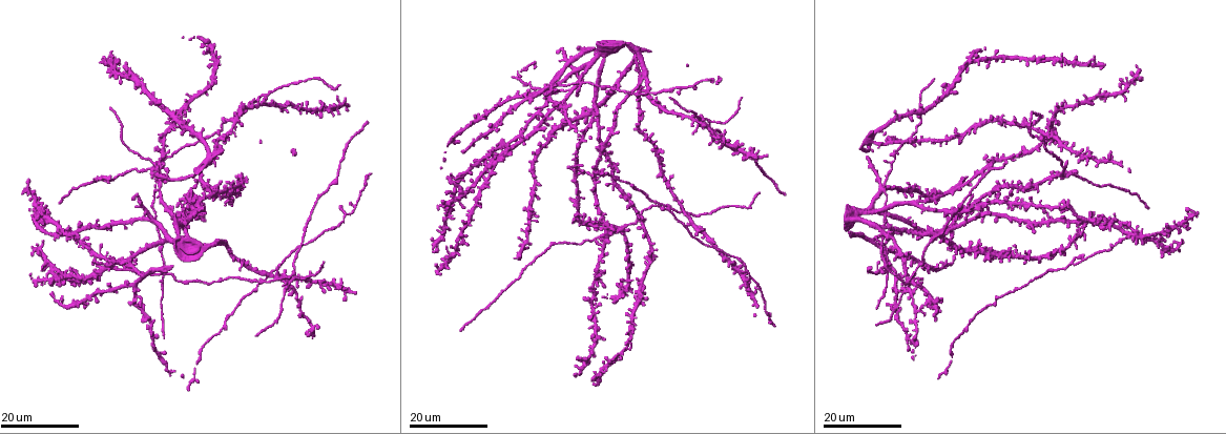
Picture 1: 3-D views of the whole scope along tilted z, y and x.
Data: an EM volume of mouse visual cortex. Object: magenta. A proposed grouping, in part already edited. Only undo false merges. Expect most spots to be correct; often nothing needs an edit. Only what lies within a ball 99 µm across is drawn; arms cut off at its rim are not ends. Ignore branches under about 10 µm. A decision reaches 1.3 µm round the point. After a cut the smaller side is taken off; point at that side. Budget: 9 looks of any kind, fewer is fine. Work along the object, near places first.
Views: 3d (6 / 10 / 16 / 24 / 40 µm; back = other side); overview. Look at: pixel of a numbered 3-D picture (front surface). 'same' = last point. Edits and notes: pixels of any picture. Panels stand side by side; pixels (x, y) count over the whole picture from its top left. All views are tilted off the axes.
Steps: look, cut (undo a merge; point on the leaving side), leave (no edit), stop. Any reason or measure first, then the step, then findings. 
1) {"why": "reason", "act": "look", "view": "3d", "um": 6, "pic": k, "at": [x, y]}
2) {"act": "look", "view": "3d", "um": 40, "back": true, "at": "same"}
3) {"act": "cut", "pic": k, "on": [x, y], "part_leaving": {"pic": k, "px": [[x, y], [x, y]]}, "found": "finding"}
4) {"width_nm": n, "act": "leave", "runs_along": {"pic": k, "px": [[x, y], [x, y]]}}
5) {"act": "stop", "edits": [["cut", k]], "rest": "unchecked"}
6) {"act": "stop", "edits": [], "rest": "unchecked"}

{"why": "four-way junction", "act": "look", "view": "3d", "um": 16, "pic": 1, "at": [166, 273]}

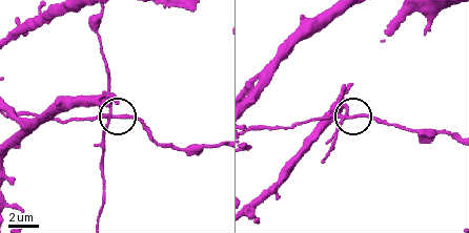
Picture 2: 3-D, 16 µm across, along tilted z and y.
{"why": "closer look", "act": "look", "view": "3d", "um": 6, "pic": 2, "at": [116, 116]}

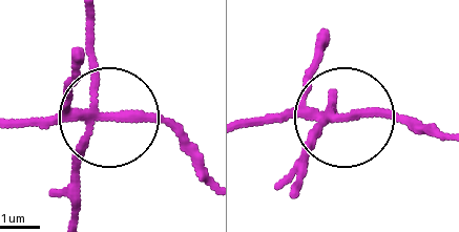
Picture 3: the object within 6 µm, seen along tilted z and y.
{"act": "look", "view": "3d", "um": 6, "back": true, "pic": 3, "at": [101, 117]}

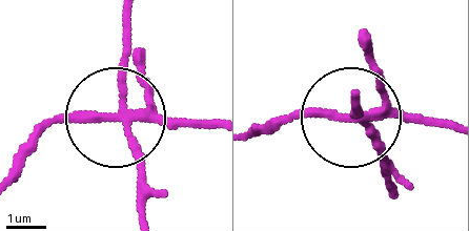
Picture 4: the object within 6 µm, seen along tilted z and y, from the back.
{"arms": 4, "act": "cut", "pic": 4, "on": [64, 121], "found": "two neurons meet here"}

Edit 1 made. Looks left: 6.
{"act": "look", "view": "overview"}

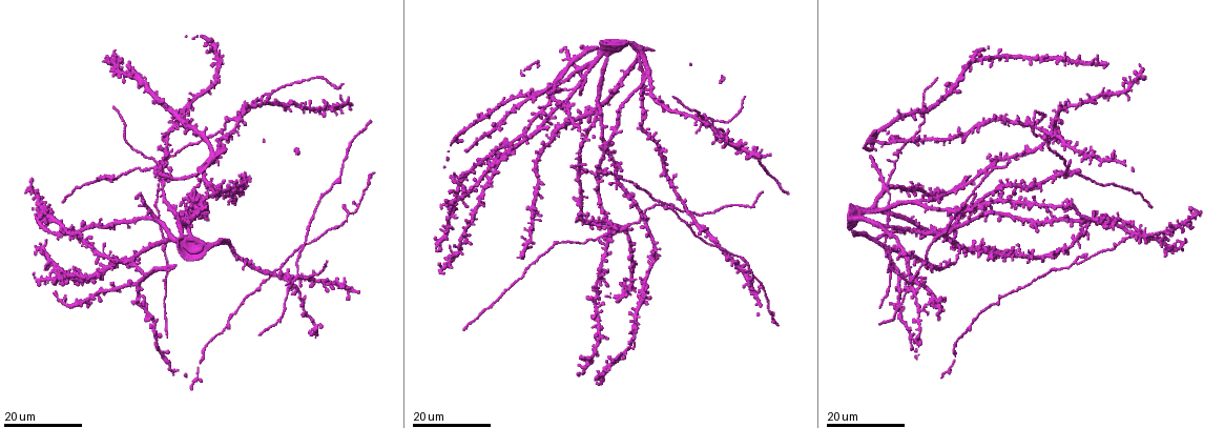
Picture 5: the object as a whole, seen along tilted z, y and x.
{"why": "four or more arms meet", "act": "look", "view": "3d", "um": 16, "pic": 5, "at": [136, 283]}

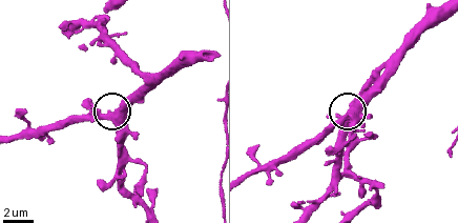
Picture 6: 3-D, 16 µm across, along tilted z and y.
{"act": "look", "view": "3d", "um": 6, "pic": 6, "at": [109, 117]}

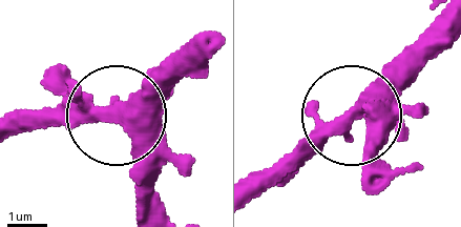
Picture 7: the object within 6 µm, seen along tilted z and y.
{"act": "look", "view": "3d", "um": 6, "back": true, "pic": 7, "at": [117, 113]}

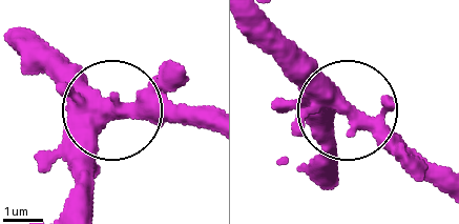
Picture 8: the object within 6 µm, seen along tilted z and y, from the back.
{"side_arm_um": 33, "arms": 4, "act": "leave", "found": "continuous, no second neuron"}

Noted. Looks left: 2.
{"why": "narrows sharply", "act": "look", "view": "3d", "um": 16, "pic": 5, "at": [898, 159]}

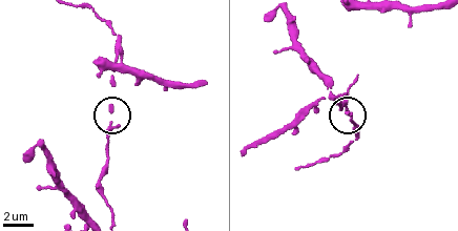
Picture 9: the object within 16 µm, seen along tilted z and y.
{"why": "closer look", "act": "look", "view": "3d", "um": 6, "pic": 9, "at": [346, 108]}

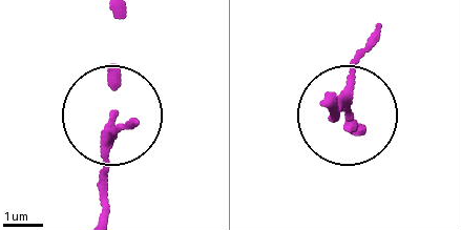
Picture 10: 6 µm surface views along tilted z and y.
{"width_nm": 220, "act": "leave", "found": "continuous, no second neuron"}

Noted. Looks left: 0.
{"act": "stop", "edits": [["cut", 4]], "rest": "unchecked"}

